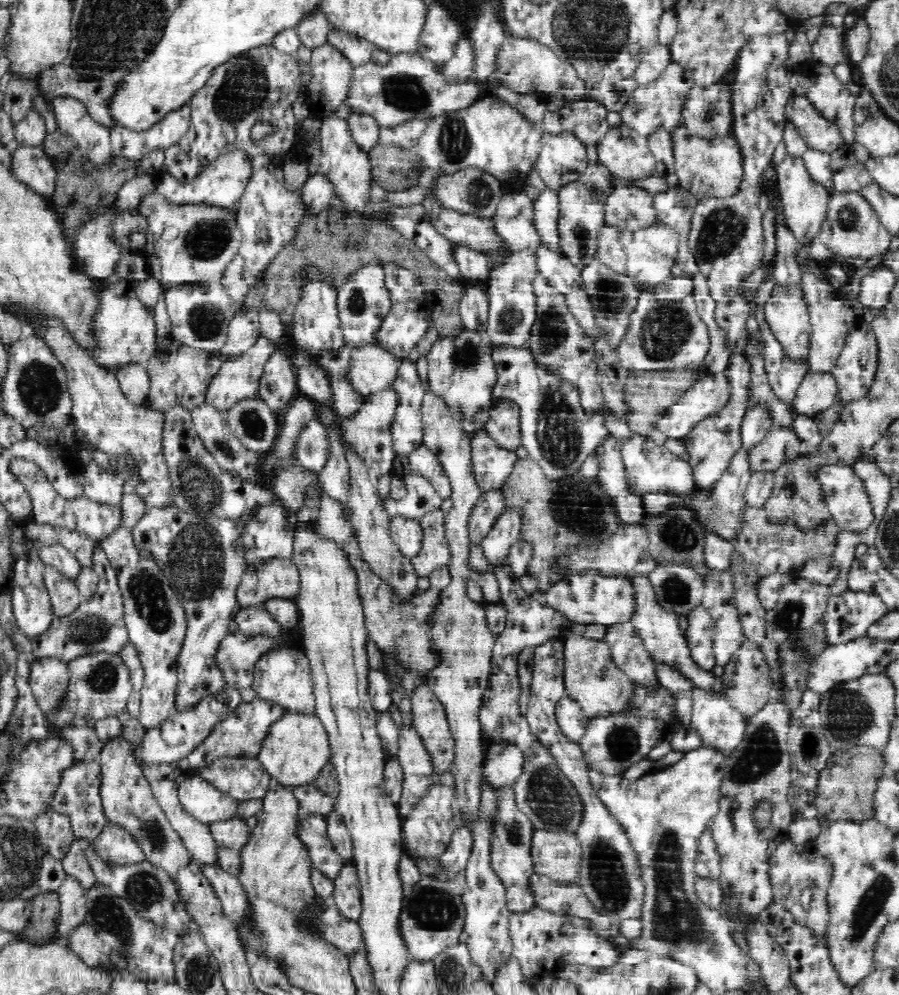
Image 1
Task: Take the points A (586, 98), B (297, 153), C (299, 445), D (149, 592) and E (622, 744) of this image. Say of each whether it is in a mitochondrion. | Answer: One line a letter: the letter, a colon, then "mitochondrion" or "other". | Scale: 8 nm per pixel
A: other
B: other
C: other
D: mitochondrion
E: mitochondrion

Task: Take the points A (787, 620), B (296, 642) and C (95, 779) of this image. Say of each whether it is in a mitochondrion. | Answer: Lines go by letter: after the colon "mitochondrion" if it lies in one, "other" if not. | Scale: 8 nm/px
A: mitochondrion
B: other
C: other

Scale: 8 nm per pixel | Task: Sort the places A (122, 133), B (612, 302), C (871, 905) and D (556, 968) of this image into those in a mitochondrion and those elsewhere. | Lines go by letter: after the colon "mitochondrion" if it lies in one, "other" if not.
A: other
B: mitochondrion
C: mitochondrion
D: other

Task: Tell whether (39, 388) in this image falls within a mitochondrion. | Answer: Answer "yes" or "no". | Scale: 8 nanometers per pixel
yes

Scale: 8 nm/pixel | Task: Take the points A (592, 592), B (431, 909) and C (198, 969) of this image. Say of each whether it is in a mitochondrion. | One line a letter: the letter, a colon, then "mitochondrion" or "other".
A: mitochondrion
B: mitochondrion
C: mitochondrion

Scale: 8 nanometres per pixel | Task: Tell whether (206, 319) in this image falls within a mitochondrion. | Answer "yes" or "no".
yes

